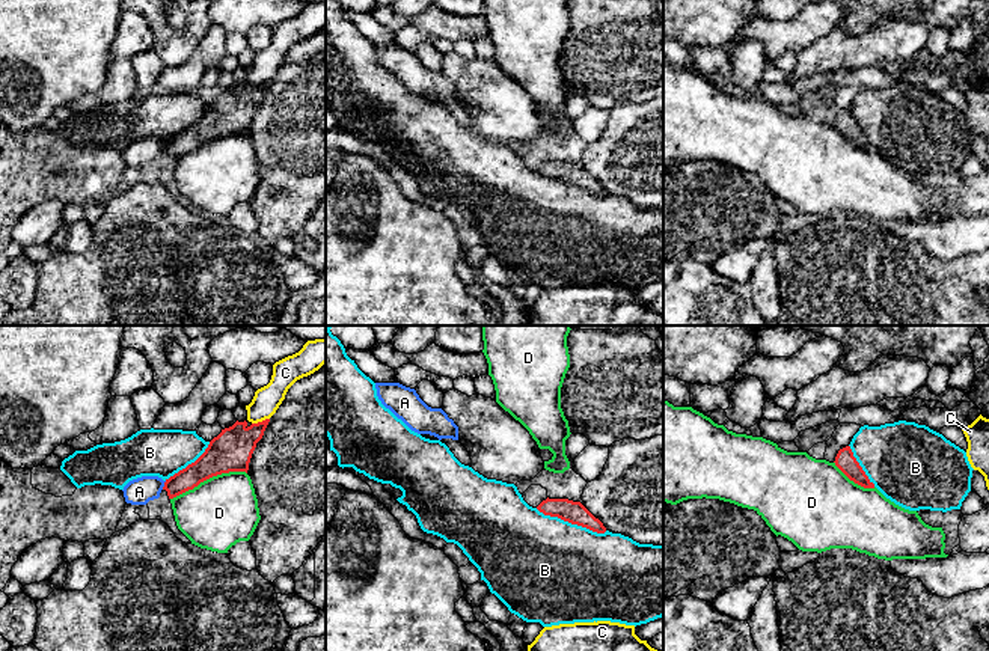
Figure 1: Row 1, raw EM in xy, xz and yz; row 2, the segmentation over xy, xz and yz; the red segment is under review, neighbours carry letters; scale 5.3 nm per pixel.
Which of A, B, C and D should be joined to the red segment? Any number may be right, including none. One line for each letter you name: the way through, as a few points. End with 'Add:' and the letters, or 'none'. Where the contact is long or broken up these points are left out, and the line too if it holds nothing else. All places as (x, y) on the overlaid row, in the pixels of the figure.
Add: none

